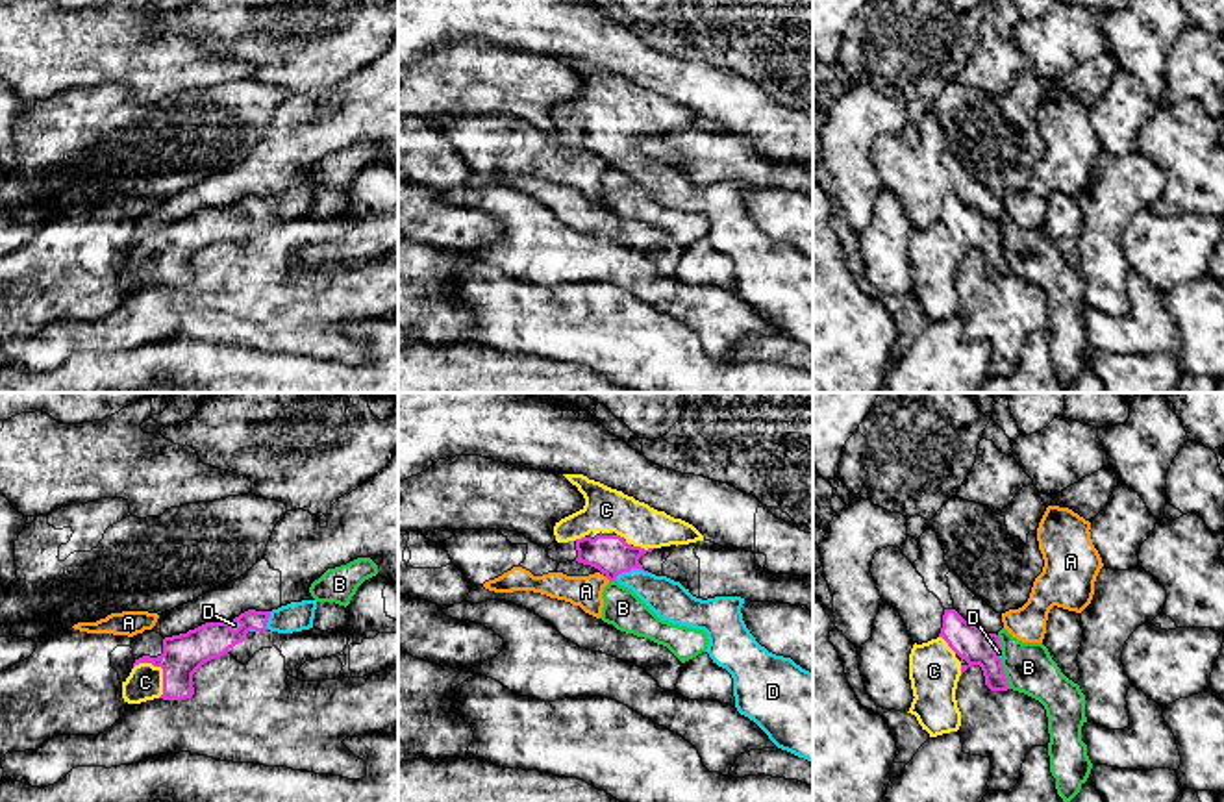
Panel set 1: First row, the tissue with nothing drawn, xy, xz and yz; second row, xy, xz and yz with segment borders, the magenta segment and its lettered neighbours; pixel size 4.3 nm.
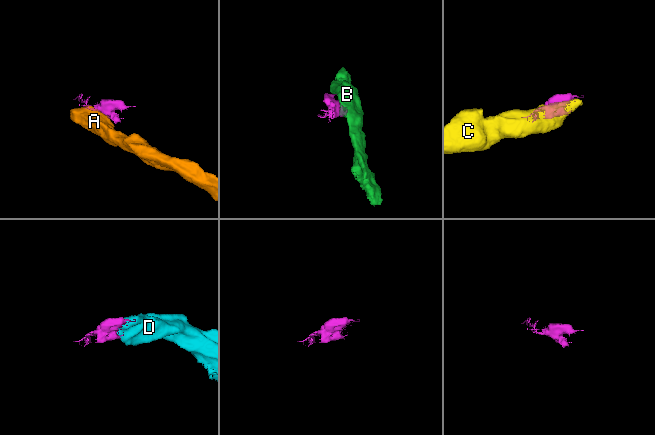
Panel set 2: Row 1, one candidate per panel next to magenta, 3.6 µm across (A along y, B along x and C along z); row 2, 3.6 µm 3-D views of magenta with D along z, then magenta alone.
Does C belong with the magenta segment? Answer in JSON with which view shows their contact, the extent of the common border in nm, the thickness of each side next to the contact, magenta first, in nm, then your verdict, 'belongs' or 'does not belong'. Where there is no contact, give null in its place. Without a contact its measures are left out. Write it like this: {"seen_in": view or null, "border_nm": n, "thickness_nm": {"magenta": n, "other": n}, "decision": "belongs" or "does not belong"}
{"seen_in": "xy", "border_nm": 190, "thickness_nm": {"magenta": 180, "other": 160}, "decision": "belongs"}

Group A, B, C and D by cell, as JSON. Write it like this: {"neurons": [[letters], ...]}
{"neurons": [["A"], ["B"], ["C", "D"]]}

